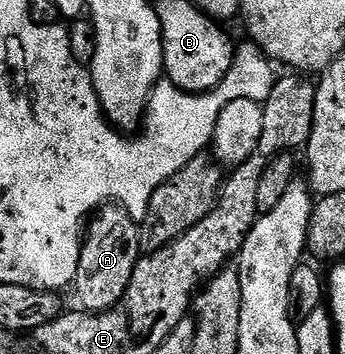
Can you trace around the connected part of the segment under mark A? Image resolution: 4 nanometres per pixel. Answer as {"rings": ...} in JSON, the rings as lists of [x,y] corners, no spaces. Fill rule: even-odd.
{"rings":[[[106,203],[92,214],[83,233],[77,273],[71,286],[72,292],[77,292],[77,301],[81,304],[78,306],[84,312],[102,313],[115,307],[123,297],[123,291],[131,281],[131,271],[135,271],[137,258],[142,256],[138,228],[138,222],[132,215],[116,203]]]}

